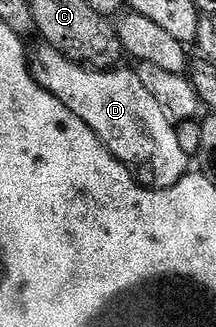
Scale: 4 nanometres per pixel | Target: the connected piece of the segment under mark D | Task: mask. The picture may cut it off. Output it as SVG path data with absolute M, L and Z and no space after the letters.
M40 44L37 48L36 62L34 58L30 69L36 77L37 84L46 92L53 94L62 104L66 104L66 108L70 108L70 112L74 112L78 120L89 126L117 160L129 168L134 168L143 185L153 190L168 190L184 179L189 169L188 158L184 155L184 146L180 143L179 136L176 135L177 127L172 119L166 116L166 112L162 112L158 100L154 100L154 96L146 92L146 84L142 84L135 69L93 70L90 66L80 66L76 62L71 62L62 52L47 44Z

